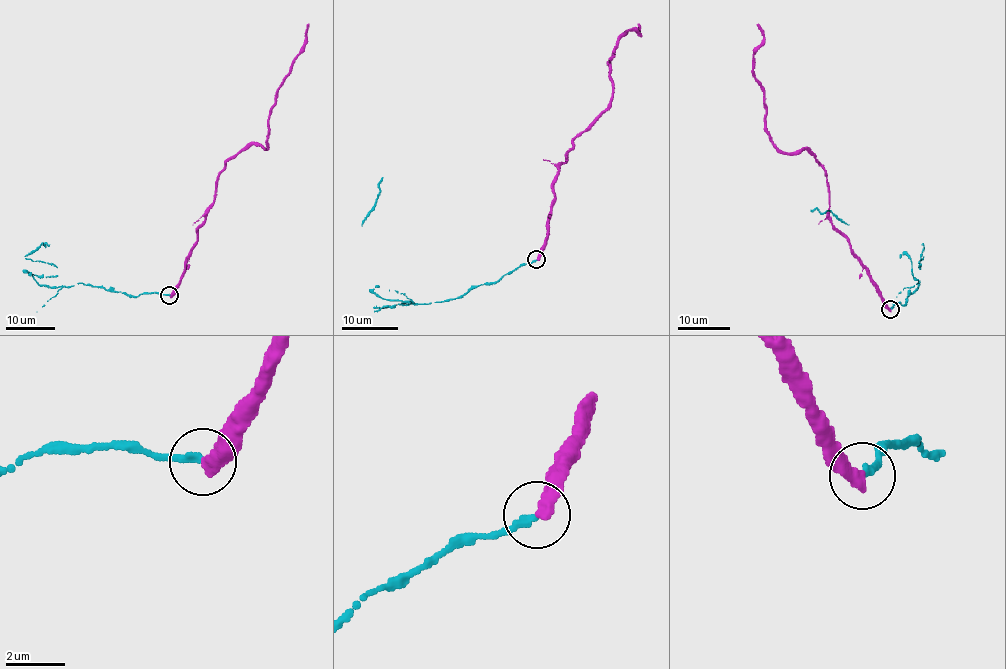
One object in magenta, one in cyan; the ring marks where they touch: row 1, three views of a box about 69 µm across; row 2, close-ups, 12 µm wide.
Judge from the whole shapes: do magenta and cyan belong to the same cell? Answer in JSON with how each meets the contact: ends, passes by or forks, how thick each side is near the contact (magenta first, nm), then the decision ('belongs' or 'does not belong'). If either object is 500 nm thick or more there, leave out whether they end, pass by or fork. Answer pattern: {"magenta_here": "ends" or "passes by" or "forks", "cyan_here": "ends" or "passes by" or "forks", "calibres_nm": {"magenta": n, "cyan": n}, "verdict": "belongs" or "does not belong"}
{"magenta_here": "ends", "cyan_here": "ends", "calibres_nm": {"magenta": 420, "cyan": 280}, "verdict": "does not belong"}

